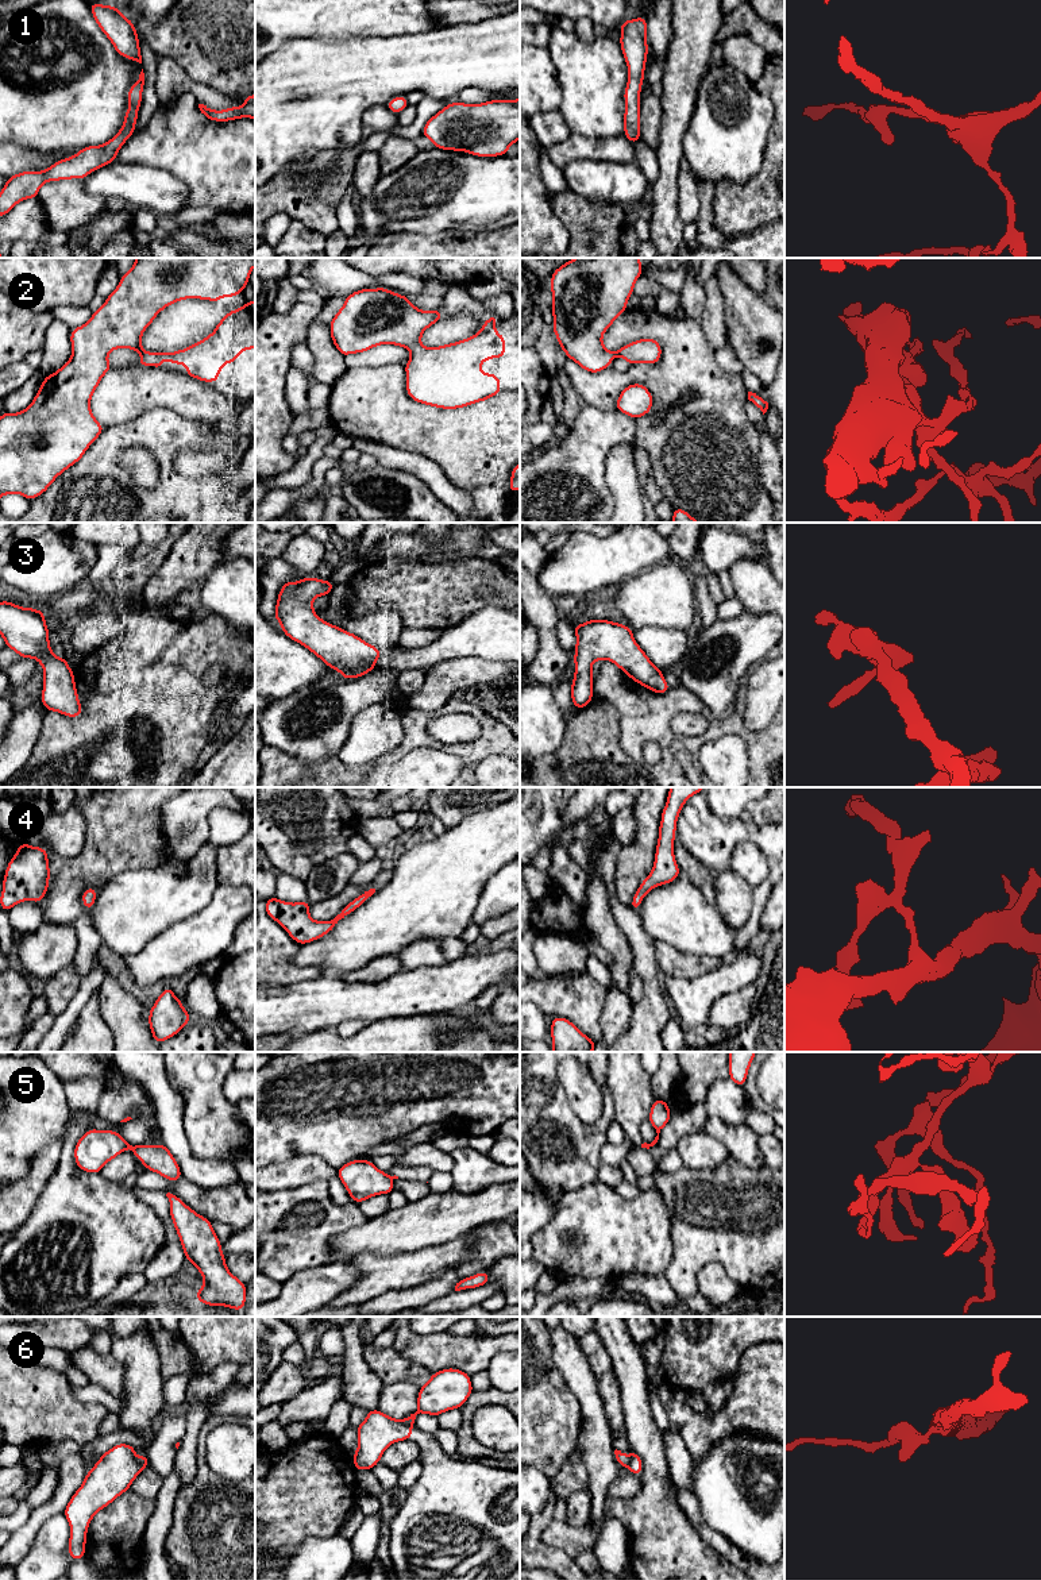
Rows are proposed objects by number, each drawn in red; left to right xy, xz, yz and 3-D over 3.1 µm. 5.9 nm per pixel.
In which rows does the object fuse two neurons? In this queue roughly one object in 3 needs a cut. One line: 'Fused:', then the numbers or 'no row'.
Fused: 5, 6

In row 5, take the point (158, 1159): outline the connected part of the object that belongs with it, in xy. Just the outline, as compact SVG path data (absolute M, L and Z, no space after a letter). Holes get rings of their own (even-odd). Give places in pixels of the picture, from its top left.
M165 1144L161 1145L130 1145L128 1149L134 1152L136 1159L153 1172L159 1174L167 1180L176 1182L184 1179L177 1160Z

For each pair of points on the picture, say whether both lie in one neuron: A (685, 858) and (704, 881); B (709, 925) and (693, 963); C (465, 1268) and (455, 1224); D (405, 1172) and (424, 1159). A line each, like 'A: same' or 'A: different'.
A: same
B: different
C: different
D: different

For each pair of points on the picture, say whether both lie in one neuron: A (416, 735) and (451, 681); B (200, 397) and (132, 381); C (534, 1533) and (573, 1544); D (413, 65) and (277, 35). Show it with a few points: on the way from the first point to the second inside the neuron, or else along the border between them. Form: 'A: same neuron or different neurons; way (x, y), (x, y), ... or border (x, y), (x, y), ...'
A: different neurons; border (438, 708), (423, 709)
B: same neuron; way (184, 394), (149, 382)
C: different neurons; border (554, 1506), (554, 1514), (542, 1540), (567, 1555)
D: different neurons; border (323, 39), (290, 38), (269, 56)

